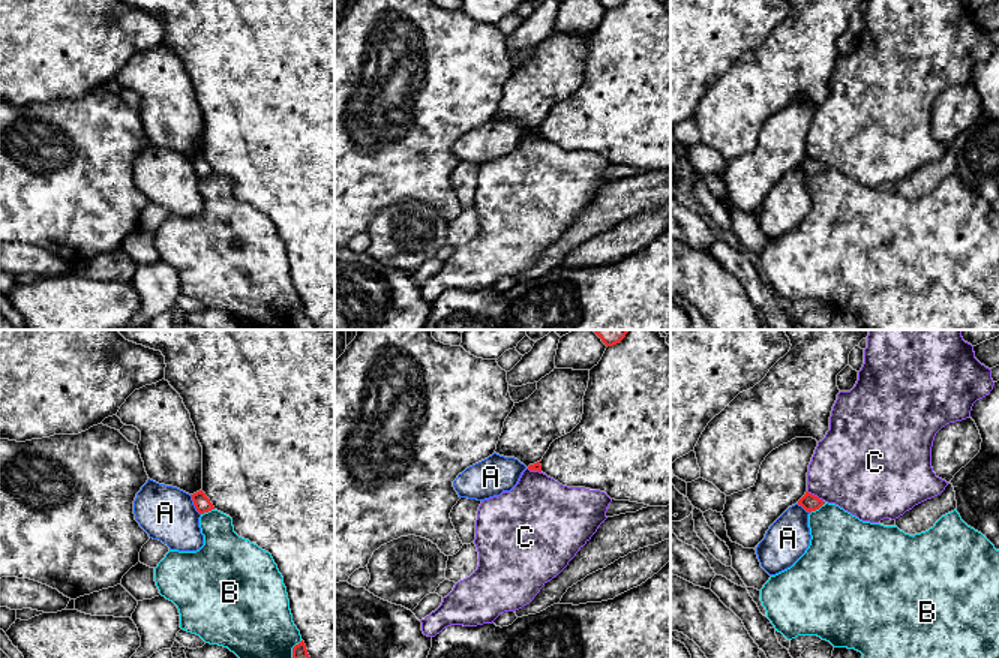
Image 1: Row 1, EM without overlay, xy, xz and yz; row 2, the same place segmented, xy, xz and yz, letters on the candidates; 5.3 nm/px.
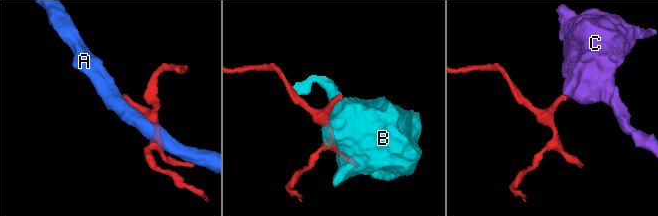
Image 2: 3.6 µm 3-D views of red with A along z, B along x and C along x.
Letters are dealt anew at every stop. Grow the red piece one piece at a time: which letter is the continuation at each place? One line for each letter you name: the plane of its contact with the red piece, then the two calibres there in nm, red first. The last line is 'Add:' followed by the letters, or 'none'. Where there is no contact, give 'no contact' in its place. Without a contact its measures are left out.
Add: none

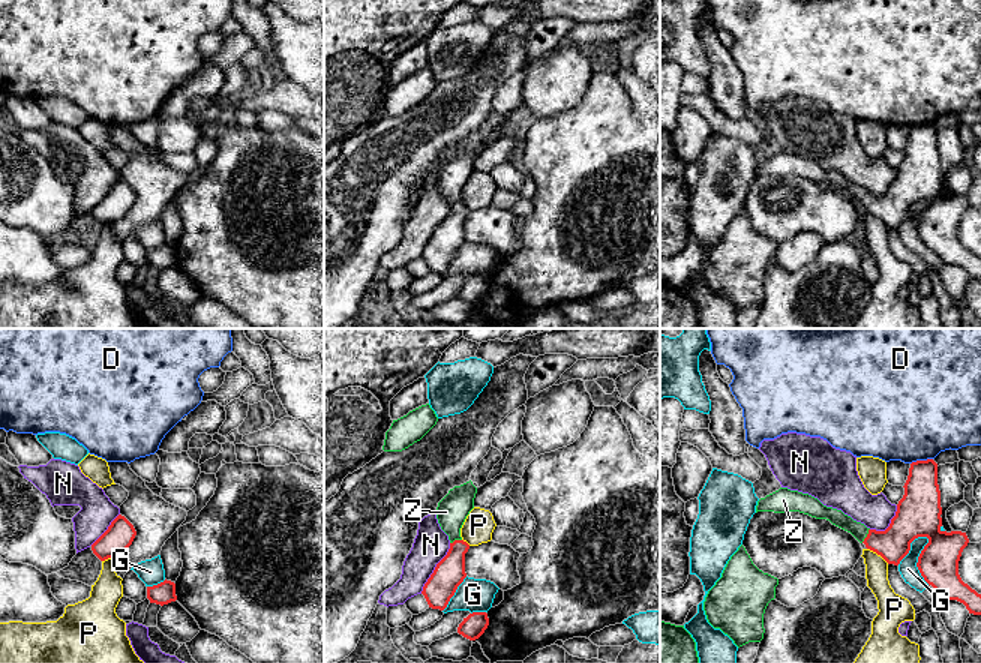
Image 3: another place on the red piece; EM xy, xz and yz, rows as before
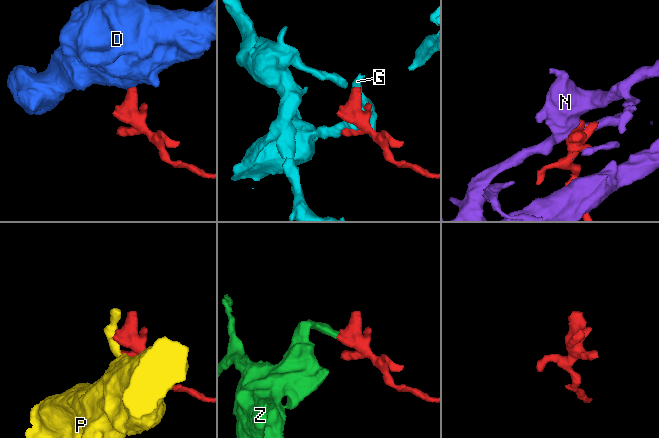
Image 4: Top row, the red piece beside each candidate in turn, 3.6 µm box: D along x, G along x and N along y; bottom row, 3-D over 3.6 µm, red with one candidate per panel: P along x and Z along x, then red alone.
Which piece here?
Z: contact in yz; calibres 190 and 90 nm
Add: Z

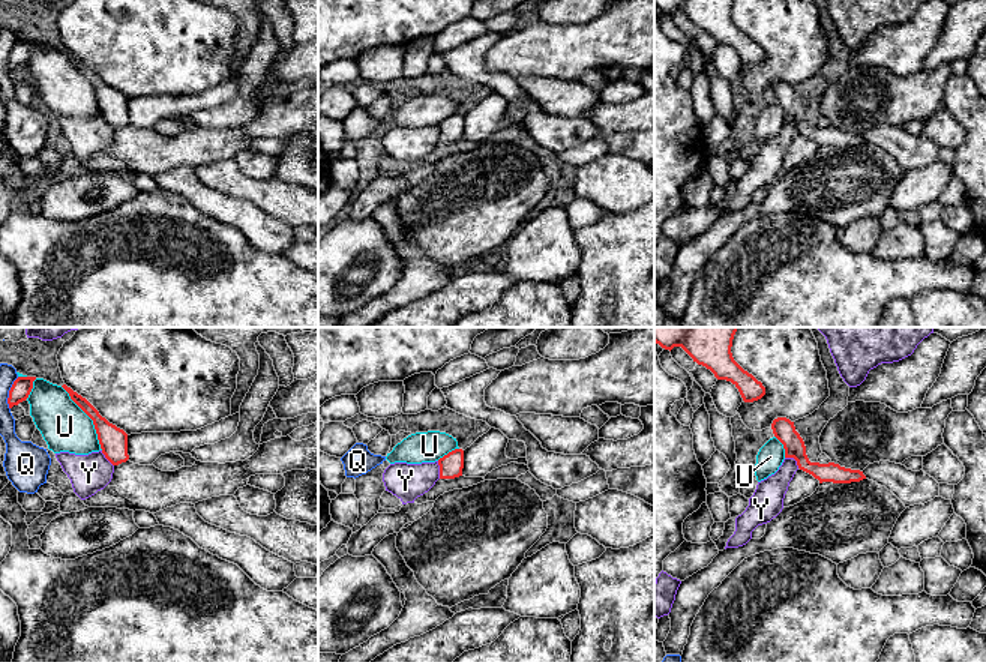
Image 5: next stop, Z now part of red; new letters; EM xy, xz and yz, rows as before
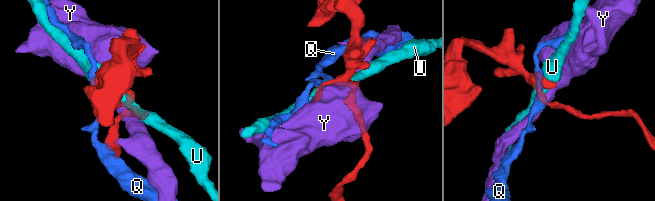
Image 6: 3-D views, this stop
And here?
Add: none

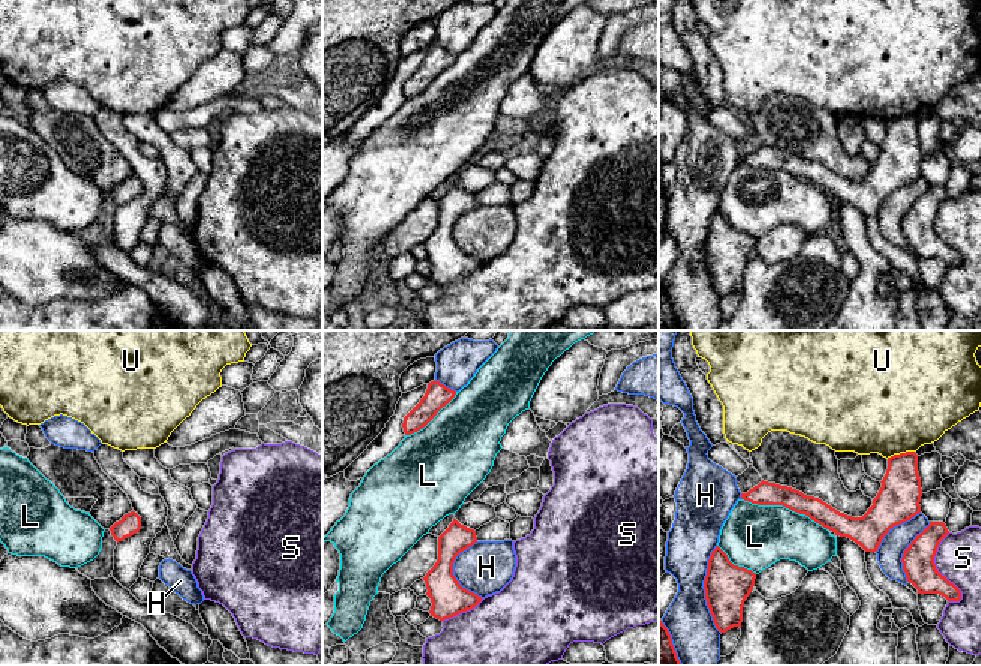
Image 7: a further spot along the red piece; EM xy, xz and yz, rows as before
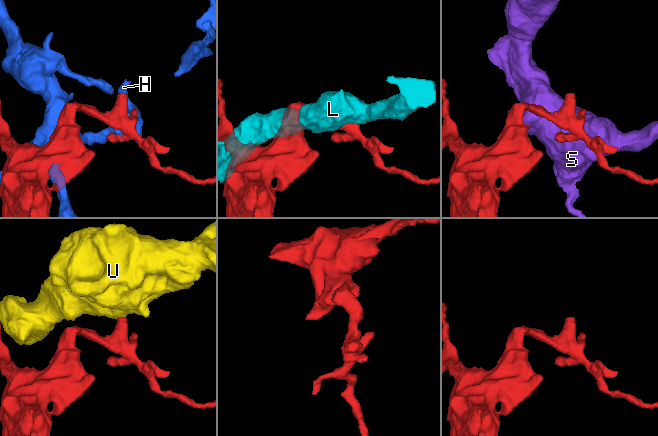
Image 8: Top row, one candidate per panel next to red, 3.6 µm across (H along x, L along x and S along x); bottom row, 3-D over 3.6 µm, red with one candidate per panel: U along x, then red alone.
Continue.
Add: none

